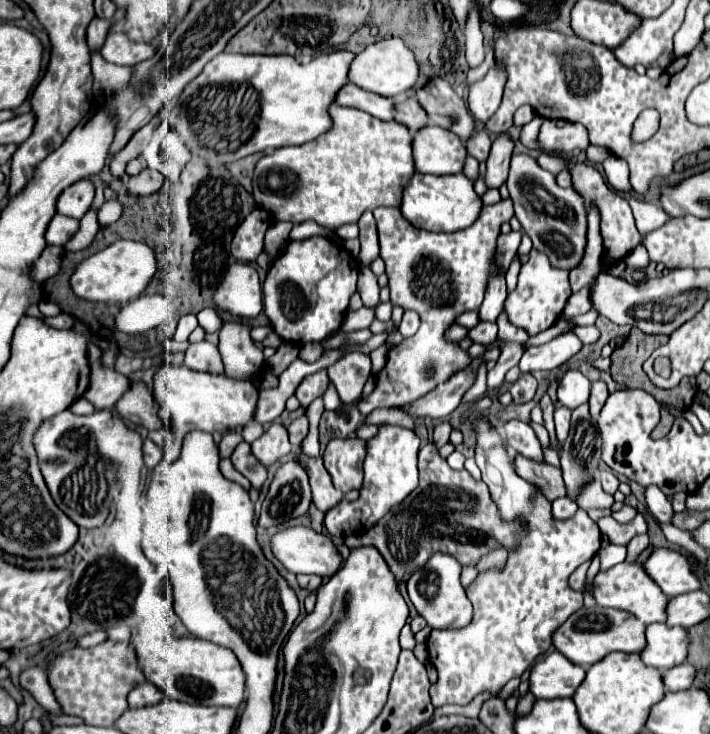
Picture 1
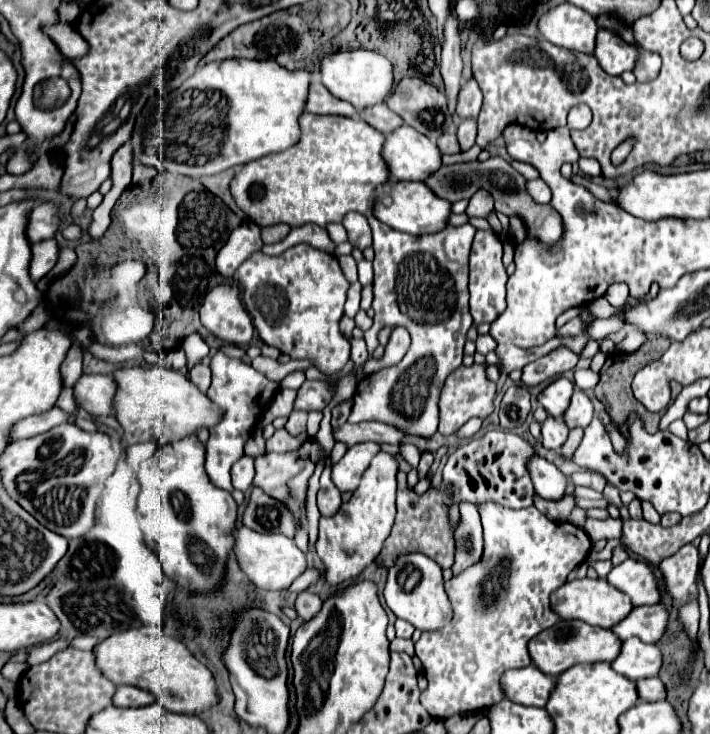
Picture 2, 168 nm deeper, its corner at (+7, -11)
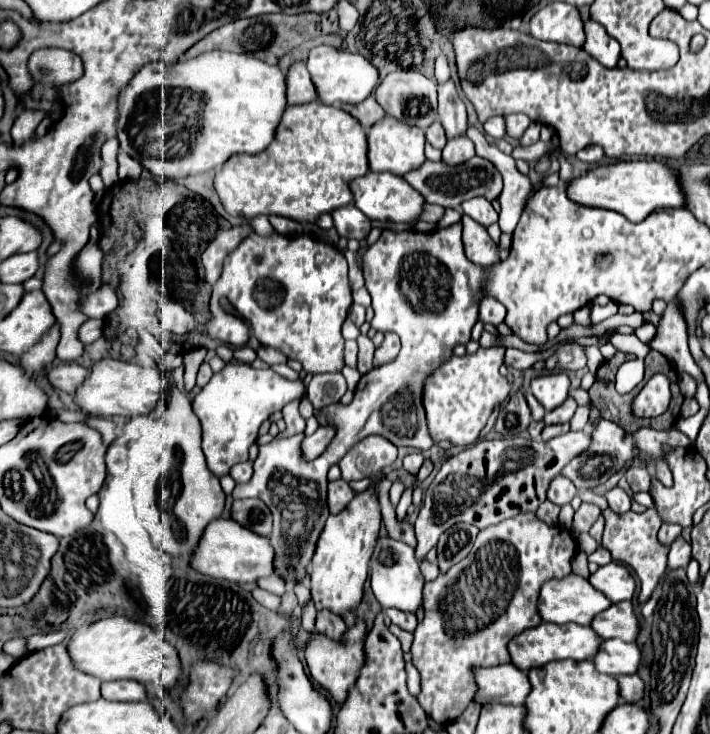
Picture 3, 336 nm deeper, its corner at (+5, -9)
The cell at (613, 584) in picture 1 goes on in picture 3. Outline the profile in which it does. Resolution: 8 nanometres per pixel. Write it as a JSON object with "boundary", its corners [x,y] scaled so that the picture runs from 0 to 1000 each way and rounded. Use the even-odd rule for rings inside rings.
{"boundary":[[[808,781],[792,786],[792,789],[775,789],[772,794],[763,797],[761,811],[758,811],[758,838],[772,849],[786,849],[786,851],[792,851],[792,849],[831,851],[834,841],[854,827],[859,827],[859,819],[848,808],[842,808],[828,794],[828,789],[808,783]]]}

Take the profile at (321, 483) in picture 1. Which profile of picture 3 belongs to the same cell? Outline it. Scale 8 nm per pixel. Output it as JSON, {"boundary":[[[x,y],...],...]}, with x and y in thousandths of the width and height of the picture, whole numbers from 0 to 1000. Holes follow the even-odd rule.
{"boundary":[[[482,653],[468,655],[462,661],[462,693],[465,693],[465,699],[476,699],[479,693],[485,693],[493,685],[493,680],[499,680],[499,674],[501,674],[501,669],[496,669],[487,655],[482,655]]]}

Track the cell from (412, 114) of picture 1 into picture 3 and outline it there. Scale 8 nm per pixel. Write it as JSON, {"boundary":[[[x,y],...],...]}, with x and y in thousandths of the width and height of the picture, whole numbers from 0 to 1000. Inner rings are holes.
{"boundary":[[[521,129],[518,138],[510,138],[510,140],[504,140],[504,143],[482,143],[482,149],[485,149],[487,154],[493,154],[496,159],[501,159],[504,168],[513,170],[515,178],[518,178],[530,165],[535,165],[535,162],[544,157],[541,149],[530,140],[527,129]]]}

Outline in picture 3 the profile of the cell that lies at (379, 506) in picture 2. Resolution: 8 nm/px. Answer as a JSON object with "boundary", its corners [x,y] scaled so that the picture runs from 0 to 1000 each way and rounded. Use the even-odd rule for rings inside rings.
{"boundary":[[[530,663],[504,672],[487,688],[487,693],[462,704],[456,723],[448,734],[448,745],[437,775],[437,811],[445,832],[465,830],[468,835],[482,841],[507,824],[510,800],[513,792],[518,789],[521,756],[527,751],[535,726],[535,710],[538,710],[530,672],[532,672]]]}

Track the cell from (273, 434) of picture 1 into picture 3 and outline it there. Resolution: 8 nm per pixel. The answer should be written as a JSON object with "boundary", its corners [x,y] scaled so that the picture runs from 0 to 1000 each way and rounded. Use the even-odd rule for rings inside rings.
{"boundary":[[[420,546],[406,549],[406,552],[397,557],[397,563],[400,563],[400,574],[403,574],[403,587],[394,590],[394,595],[411,595],[411,593],[428,587],[431,574],[428,574],[425,565],[420,563]]]}

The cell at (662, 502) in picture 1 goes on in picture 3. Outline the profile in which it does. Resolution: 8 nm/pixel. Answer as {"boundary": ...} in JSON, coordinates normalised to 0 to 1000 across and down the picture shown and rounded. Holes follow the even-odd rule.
{"boundary":[[[862,663],[862,666],[856,666],[854,672],[851,672],[851,677],[854,677],[854,683],[856,683],[856,691],[865,696],[865,699],[882,699],[882,696],[887,696],[887,685],[890,685],[890,680],[882,674],[882,669],[876,666],[876,663]]]}

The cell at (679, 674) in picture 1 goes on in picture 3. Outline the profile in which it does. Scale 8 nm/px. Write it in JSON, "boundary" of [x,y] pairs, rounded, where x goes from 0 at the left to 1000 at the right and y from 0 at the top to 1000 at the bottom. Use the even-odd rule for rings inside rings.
{"boundary":[[[876,920],[868,922],[870,936],[873,936],[873,952],[882,958],[901,958],[904,944],[907,944],[907,931],[899,920]]]}

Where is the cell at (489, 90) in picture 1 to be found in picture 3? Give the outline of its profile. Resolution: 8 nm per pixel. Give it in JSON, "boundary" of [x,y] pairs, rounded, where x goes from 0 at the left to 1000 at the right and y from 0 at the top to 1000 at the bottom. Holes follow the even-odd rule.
{"boundary":[[[651,184],[651,187],[639,187],[628,195],[628,200],[623,203],[623,219],[631,225],[648,225],[659,217],[665,217],[668,208],[668,195]]]}

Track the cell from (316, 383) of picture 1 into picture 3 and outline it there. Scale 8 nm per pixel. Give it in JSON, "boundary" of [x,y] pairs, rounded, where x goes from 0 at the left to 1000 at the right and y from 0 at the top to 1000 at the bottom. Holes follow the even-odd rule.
{"boundary":[[[482,508],[442,511],[431,533],[442,557],[454,557],[459,552],[476,549],[485,535],[487,535],[487,516],[482,514]]]}

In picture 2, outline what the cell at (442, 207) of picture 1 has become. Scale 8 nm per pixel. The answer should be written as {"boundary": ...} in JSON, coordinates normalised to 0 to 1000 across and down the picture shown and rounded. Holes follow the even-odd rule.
{"boundary":[[[546,247],[530,263],[527,293],[558,315],[577,317],[577,320],[606,320],[606,317],[614,317],[631,309],[631,298],[637,293],[637,277],[620,271],[617,266],[608,266],[608,257],[603,257],[600,249]]]}

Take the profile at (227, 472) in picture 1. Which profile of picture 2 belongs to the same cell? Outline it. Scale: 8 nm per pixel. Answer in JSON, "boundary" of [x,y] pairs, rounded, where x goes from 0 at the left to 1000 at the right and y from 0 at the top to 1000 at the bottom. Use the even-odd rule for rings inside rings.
{"boundary":[[[304,478],[304,484],[296,492],[296,503],[299,503],[299,525],[290,535],[299,546],[315,552],[318,563],[315,571],[296,584],[296,598],[290,604],[290,644],[304,663],[327,669],[330,663],[324,658],[324,636],[330,628],[335,628],[344,620],[341,609],[346,598],[355,593],[375,552],[389,538],[394,522],[380,519],[341,489],[324,489],[315,478]]]}

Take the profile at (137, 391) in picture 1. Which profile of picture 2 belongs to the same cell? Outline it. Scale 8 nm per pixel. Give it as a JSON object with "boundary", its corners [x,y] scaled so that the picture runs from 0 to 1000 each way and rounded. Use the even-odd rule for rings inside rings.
{"boundary":[[[115,511],[104,527],[110,554],[132,568],[161,568],[158,544],[163,541],[163,519],[155,511]]]}

